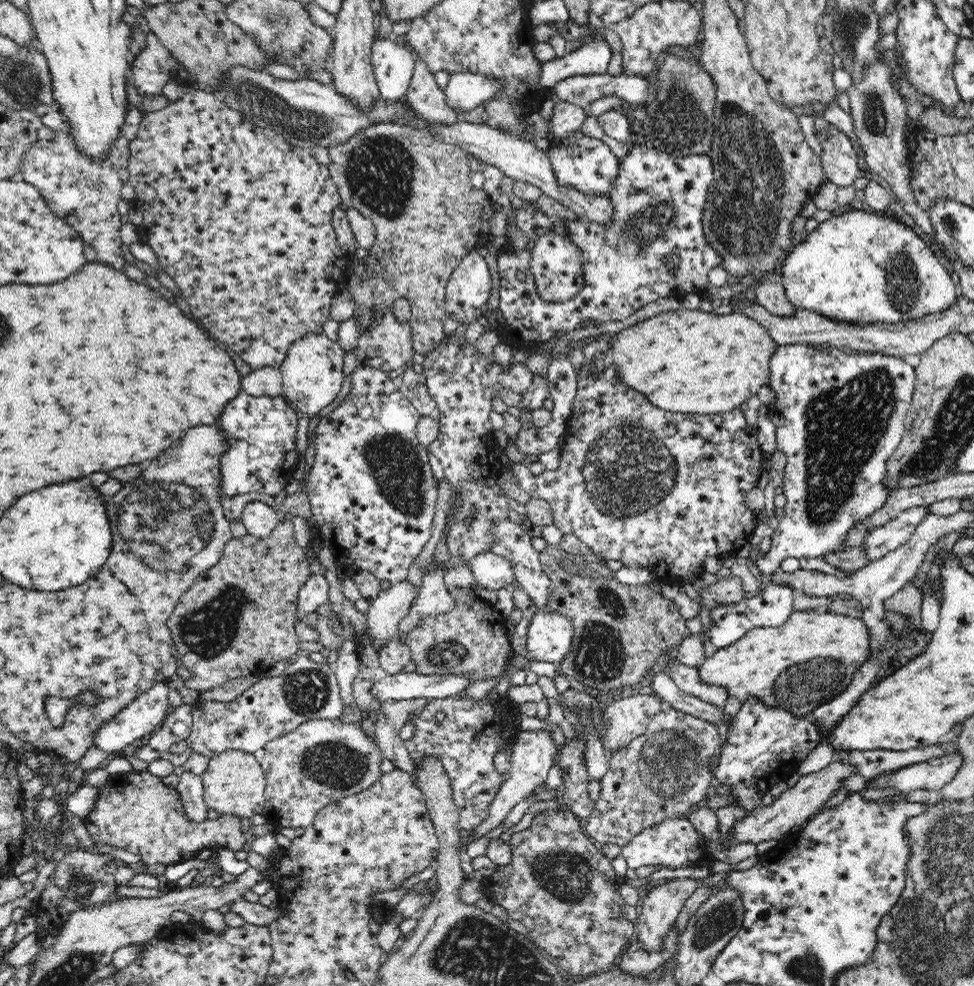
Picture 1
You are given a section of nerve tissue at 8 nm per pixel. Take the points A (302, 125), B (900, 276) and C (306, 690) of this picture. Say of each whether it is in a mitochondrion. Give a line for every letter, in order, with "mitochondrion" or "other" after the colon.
A: mitochondrion
B: mitochondrion
C: mitochondrion

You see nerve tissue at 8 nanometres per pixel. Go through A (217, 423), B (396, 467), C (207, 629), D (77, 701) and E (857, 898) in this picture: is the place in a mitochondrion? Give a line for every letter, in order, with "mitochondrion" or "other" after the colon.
A: other
B: mitochondrion
C: mitochondrion
D: other
E: other

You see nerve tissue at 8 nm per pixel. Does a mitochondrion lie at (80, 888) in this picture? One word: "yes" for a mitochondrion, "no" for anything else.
yes

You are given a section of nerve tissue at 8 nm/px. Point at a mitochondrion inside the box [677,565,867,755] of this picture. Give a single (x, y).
(809, 679)

